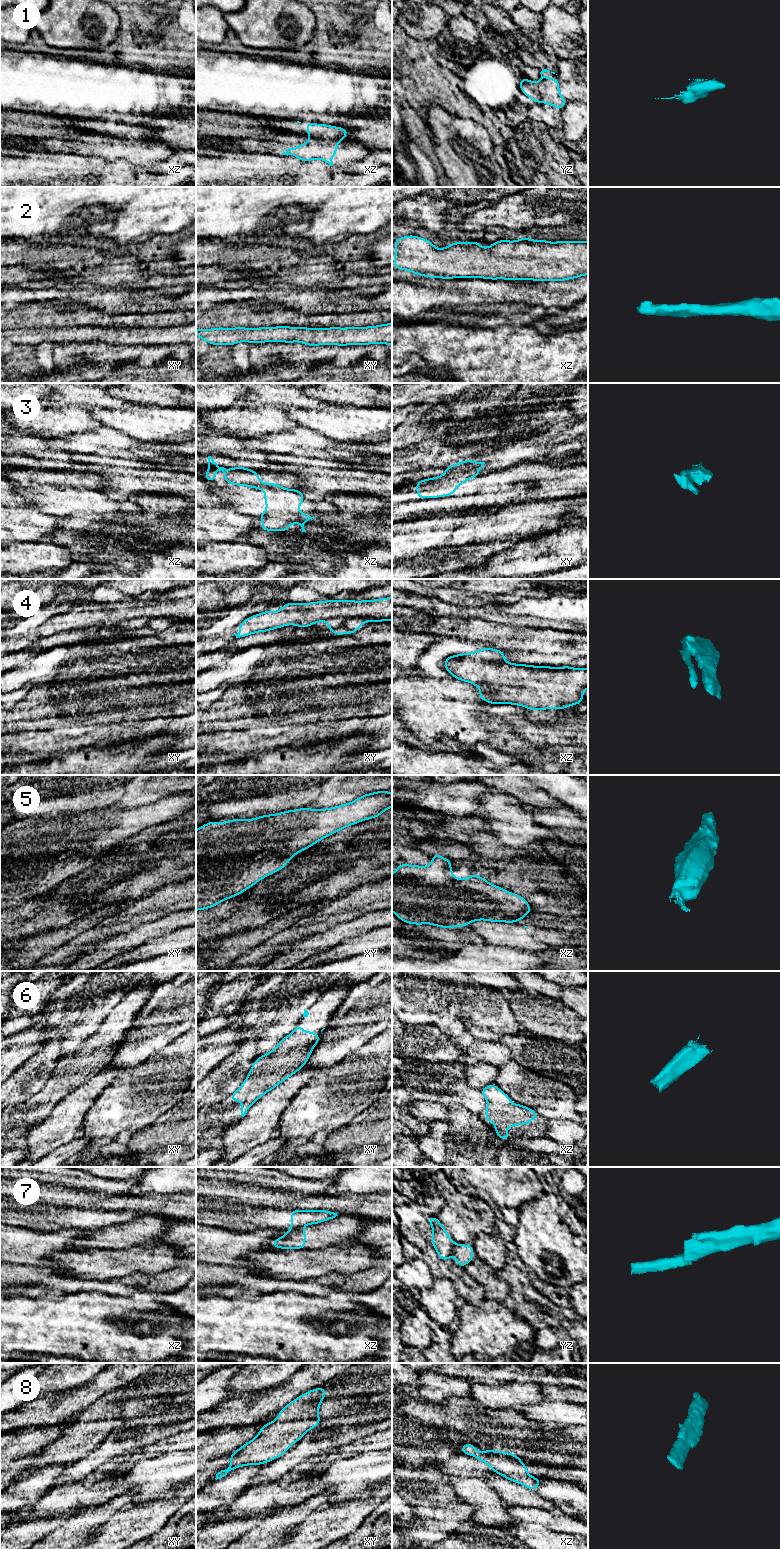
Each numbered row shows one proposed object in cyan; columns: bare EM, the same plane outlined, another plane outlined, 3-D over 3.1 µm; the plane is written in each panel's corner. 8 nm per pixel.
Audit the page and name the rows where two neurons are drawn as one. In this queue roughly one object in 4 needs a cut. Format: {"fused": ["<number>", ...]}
{"fused": ["1", "3", "7"]}

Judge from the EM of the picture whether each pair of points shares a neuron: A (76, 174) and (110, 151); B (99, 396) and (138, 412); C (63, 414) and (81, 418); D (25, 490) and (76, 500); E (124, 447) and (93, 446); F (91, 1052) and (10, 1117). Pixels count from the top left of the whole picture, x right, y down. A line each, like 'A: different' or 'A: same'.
A: different
B: different
C: same
D: same
E: same
F: same

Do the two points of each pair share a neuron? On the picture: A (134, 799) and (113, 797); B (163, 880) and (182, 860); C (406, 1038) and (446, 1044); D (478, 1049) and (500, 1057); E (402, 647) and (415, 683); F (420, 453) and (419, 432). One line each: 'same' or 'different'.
A: different
B: same
C: same
D: same
E: different
F: different

